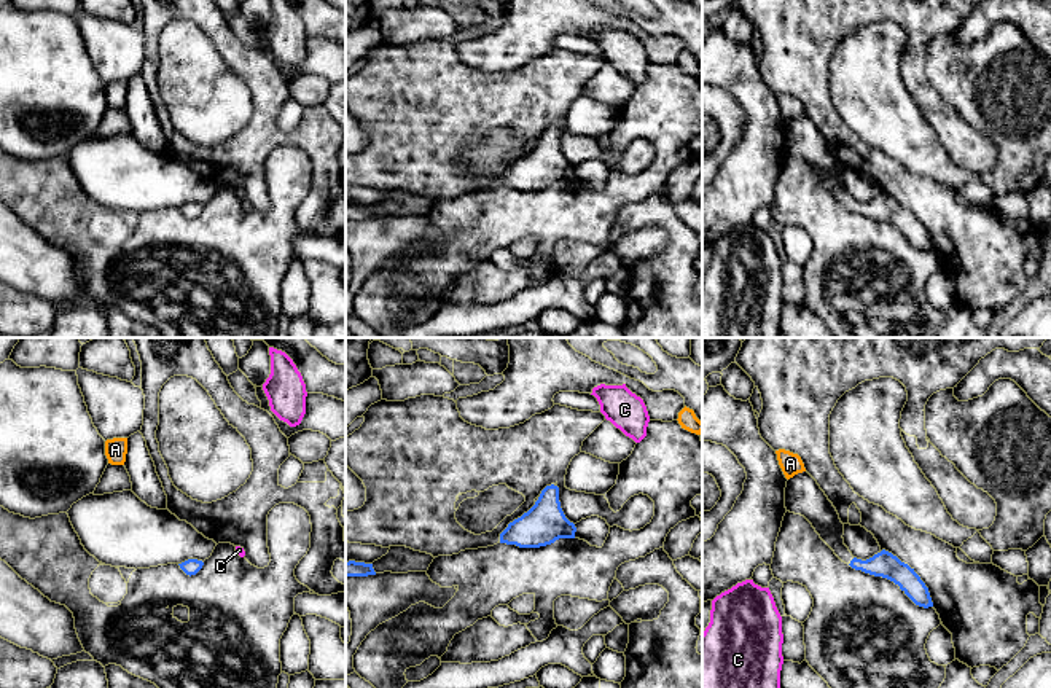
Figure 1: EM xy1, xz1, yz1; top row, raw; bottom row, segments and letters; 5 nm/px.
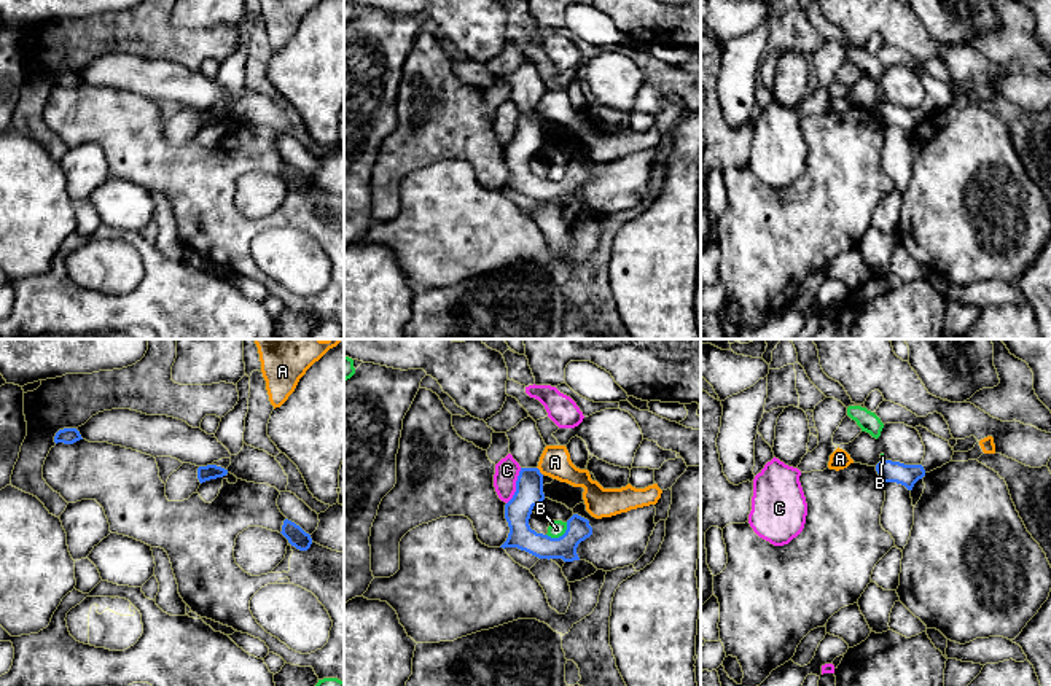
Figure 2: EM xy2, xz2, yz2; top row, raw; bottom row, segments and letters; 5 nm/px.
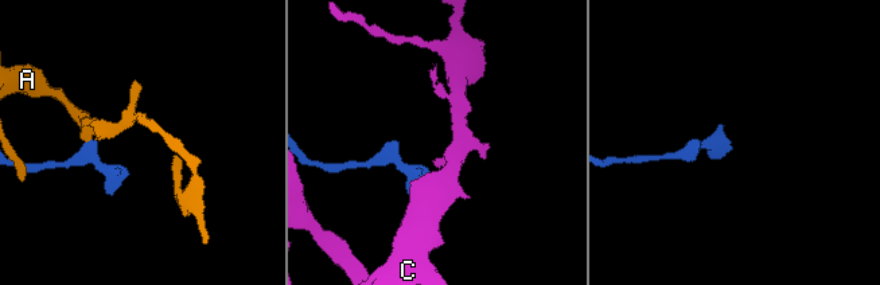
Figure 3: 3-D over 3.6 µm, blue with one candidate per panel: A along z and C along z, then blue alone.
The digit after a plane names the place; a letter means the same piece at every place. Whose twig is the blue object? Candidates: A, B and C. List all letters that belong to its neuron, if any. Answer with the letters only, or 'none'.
none

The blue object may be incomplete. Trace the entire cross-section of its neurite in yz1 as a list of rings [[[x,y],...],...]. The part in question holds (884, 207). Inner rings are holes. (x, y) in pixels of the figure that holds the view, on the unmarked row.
[[[807,115],[798,116],[787,124],[785,151],[790,156],[804,159],[834,197],[852,212],[887,221],[898,228],[916,248],[933,250],[928,231],[920,220],[892,196],[882,193],[866,204],[852,199],[844,188],[844,167],[836,151]]]

